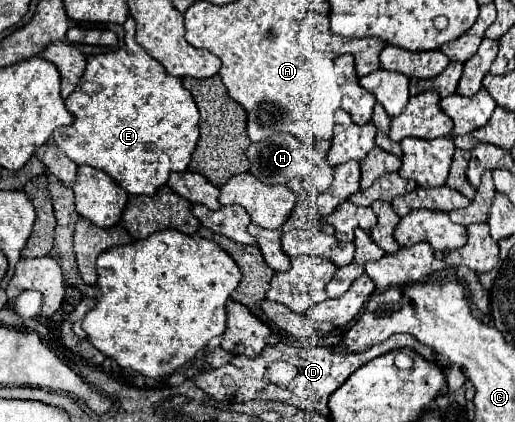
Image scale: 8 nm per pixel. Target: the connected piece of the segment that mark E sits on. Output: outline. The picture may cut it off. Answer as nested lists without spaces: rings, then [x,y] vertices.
[[[129,16],[127,22],[123,24],[123,28],[125,28],[125,46],[123,46],[119,52],[95,54],[95,56],[89,56],[89,58],[87,58],[87,68],[85,68],[85,72],[83,72],[83,76],[81,76],[77,88],[75,88],[75,90],[71,92],[71,96],[65,100],[65,106],[67,106],[67,110],[75,116],[75,122],[73,122],[71,126],[67,126],[67,128],[57,128],[55,134],[53,134],[53,140],[55,140],[55,144],[61,146],[61,150],[63,150],[73,162],[77,162],[79,166],[81,166],[81,164],[87,164],[87,166],[93,166],[93,168],[101,168],[101,170],[107,172],[117,184],[121,184],[121,188],[125,188],[129,194],[147,194],[147,196],[149,196],[149,194],[157,192],[157,188],[161,188],[161,186],[167,182],[167,178],[169,178],[171,172],[185,172],[185,170],[187,170],[189,160],[191,160],[191,154],[193,154],[193,148],[195,148],[195,144],[197,144],[197,140],[199,140],[199,110],[197,110],[197,106],[195,106],[195,100],[193,100],[191,92],[183,88],[181,78],[175,78],[175,76],[171,76],[171,74],[167,74],[167,70],[163,68],[163,64],[159,64],[143,46],[139,46],[139,44],[135,42],[135,20],[133,20],[131,16]]]

